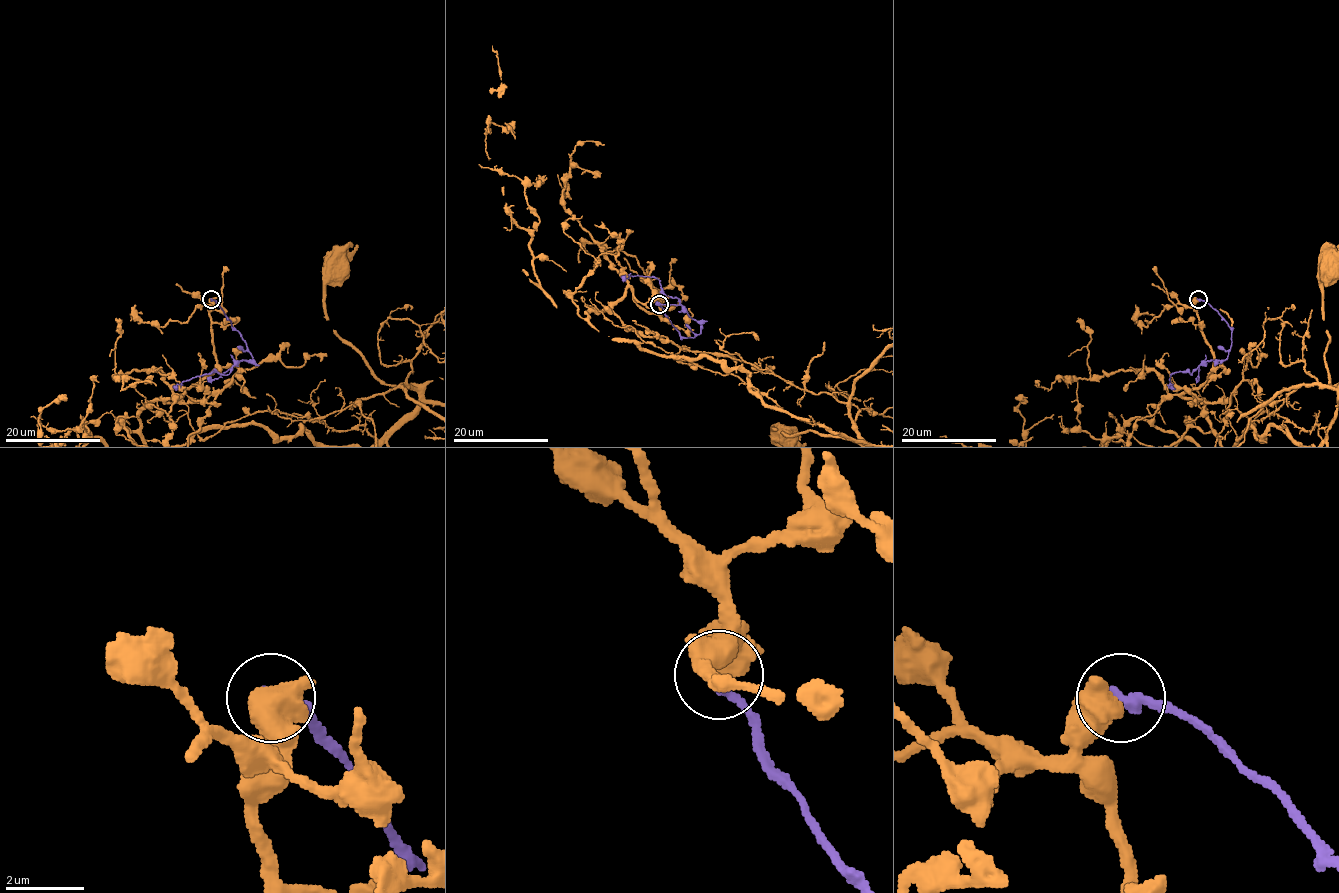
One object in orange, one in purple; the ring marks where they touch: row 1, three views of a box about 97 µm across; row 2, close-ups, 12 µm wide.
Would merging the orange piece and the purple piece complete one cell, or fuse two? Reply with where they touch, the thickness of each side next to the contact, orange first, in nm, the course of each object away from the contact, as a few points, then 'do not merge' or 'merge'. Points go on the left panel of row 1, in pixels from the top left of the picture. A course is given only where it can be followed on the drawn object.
(211, 299) | 550/280 nm | orange via (211, 299), (216, 368), (163, 401), (203, 439), (283, 411), (379, 440), (418, 390), (333, 330), (333, 268) | purple via (211, 299), (245, 343), (252, 359), (238, 362), (229, 374), (212, 371), (182, 381), (173, 388) | do not merge

